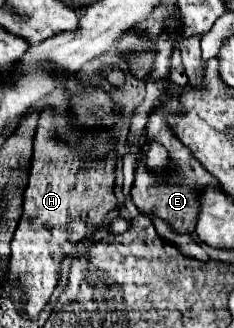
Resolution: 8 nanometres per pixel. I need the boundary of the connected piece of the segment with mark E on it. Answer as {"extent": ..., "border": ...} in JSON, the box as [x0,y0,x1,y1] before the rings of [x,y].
{"extent":[132,95,218,233],"border":[[[172,95],[172,97],[162,97],[162,107],[160,111],[152,113],[150,119],[148,119],[148,129],[146,129],[146,135],[156,139],[158,143],[162,143],[168,151],[170,151],[170,159],[174,163],[174,169],[172,173],[166,177],[166,181],[160,181],[156,175],[150,175],[150,171],[144,169],[144,163],[140,161],[138,163],[138,169],[136,169],[136,181],[134,181],[134,187],[132,187],[132,201],[134,205],[140,209],[142,215],[154,215],[154,217],[160,217],[162,221],[166,221],[174,231],[178,233],[192,233],[194,227],[196,227],[196,217],[198,217],[198,191],[206,185],[212,185],[218,189],[218,181],[208,175],[208,171],[204,171],[204,167],[198,163],[198,159],[190,153],[188,147],[184,147],[172,131],[168,131],[168,111],[176,109],[178,107],[178,95]]]}

